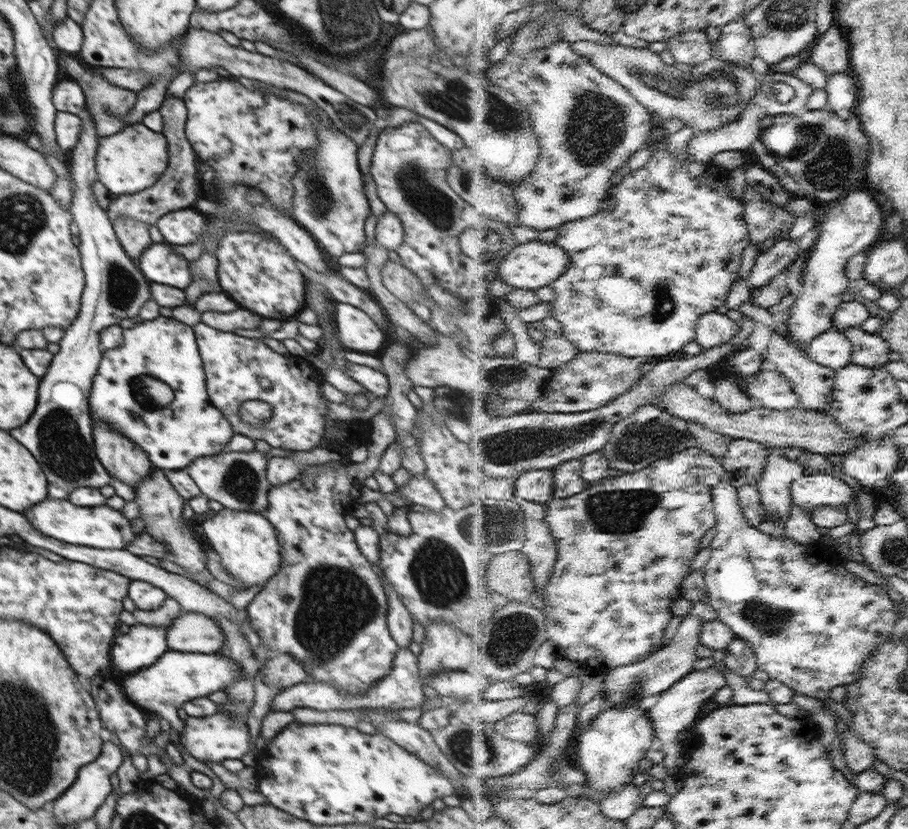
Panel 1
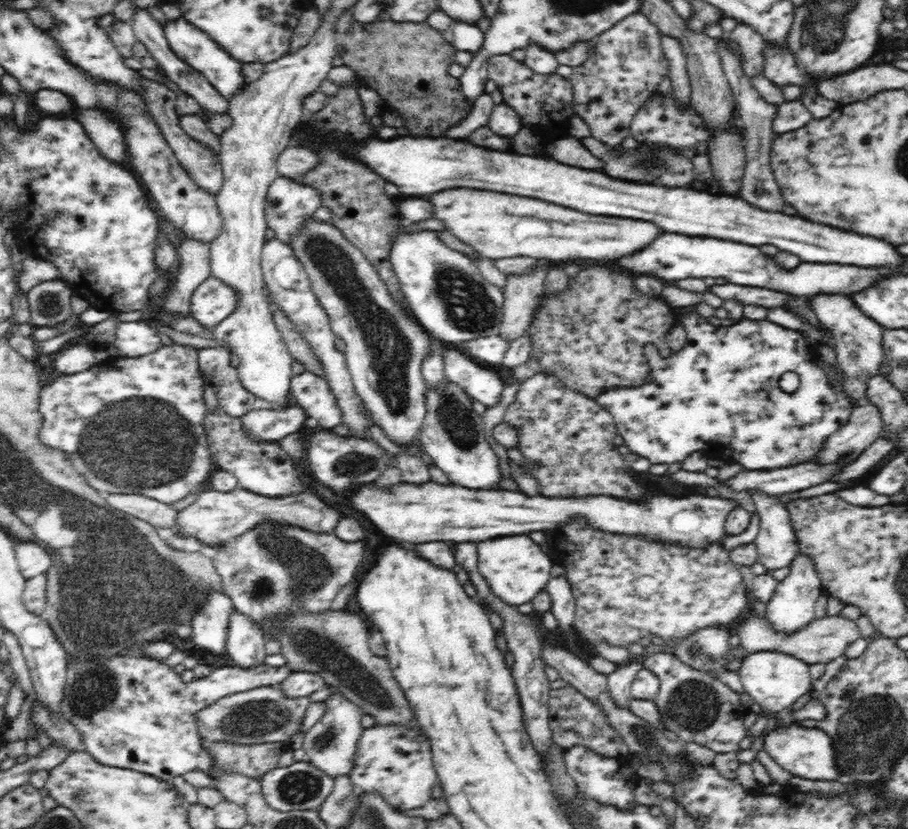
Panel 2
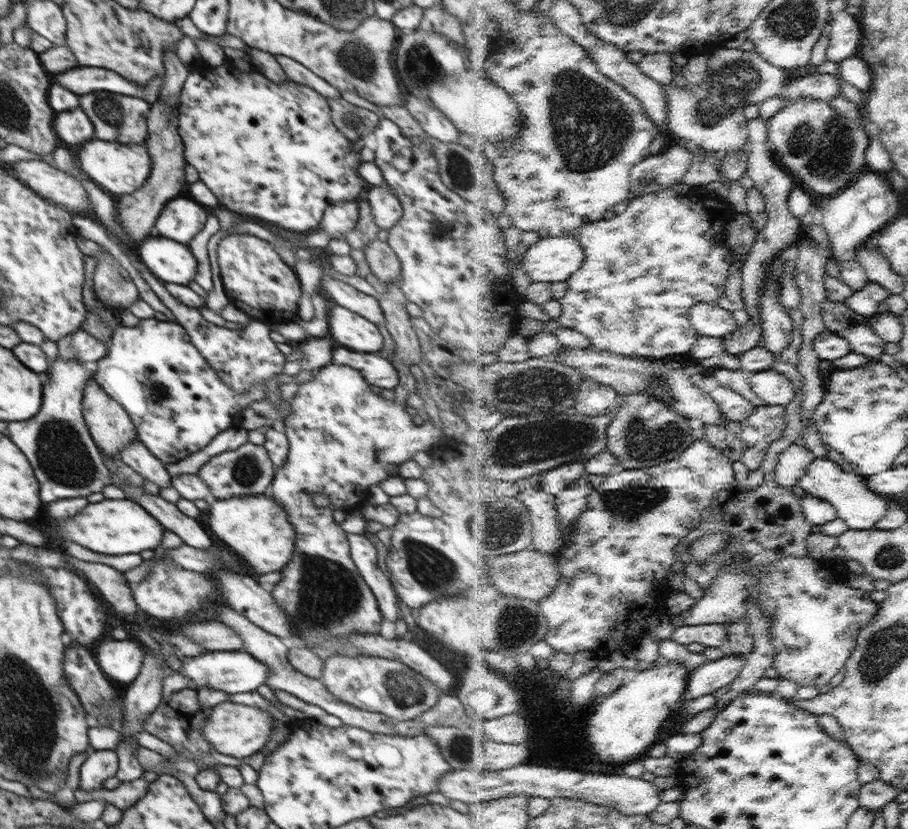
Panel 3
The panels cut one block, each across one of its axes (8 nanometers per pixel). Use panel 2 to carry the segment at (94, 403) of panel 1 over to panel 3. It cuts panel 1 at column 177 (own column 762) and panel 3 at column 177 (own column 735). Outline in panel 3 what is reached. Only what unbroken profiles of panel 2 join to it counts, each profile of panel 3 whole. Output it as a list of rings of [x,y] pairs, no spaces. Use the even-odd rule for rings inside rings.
[[[156,318],[140,319],[135,327],[120,324],[112,334],[108,353],[97,362],[97,371],[93,376],[100,387],[126,410],[136,428],[138,439],[164,464],[176,463],[206,448],[219,432],[233,426],[232,418],[242,414],[244,407],[262,400],[266,394],[264,383],[250,385],[246,393],[236,393],[220,379],[212,365],[192,344],[182,325],[169,320],[161,322]]]

